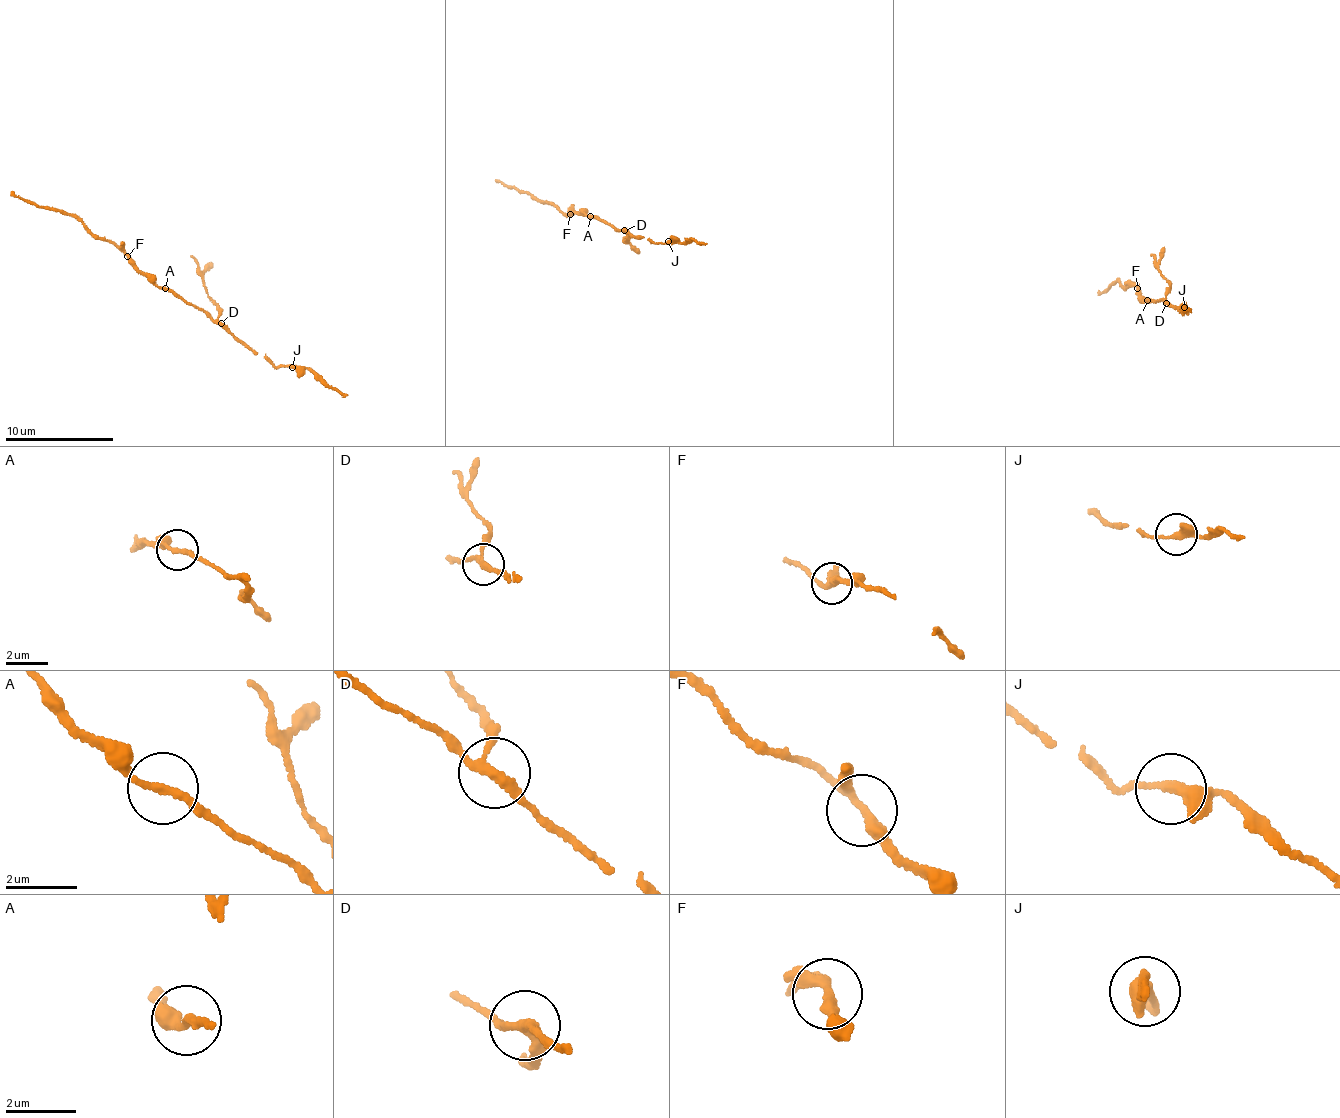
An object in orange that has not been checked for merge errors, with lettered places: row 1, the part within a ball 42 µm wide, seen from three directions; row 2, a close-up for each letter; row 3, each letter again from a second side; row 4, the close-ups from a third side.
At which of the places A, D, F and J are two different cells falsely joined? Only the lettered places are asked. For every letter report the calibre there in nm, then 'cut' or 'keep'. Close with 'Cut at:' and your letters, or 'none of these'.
A: 190 nm | keep
D: 220 nm | cut
F: 240 nm | keep
J: 260 nm | keep
Cut at: D

